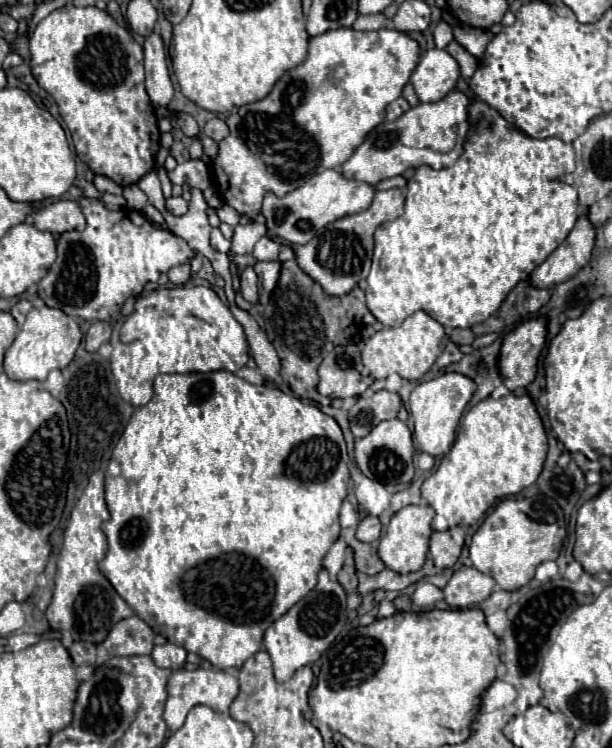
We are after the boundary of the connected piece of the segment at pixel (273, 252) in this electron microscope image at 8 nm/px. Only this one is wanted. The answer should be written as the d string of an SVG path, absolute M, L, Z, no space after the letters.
M262 237L256 245L254 245L254 257L256 261L276 261L278 259L278 253L280 253L280 243L278 241L272 241L270 237Z

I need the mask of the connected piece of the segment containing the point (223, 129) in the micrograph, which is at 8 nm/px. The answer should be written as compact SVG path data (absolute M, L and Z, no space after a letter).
M214 117L214 119L206 121L202 133L208 135L208 137L212 137L212 139L216 139L216 141L222 141L222 139L228 135L228 127L226 127L226 123L224 123L222 119Z

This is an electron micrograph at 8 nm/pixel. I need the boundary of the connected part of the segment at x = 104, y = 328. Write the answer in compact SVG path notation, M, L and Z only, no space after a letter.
M104 321L92 323L88 333L86 333L86 351L96 353L98 347L110 339L110 333L112 333L110 323L104 323Z

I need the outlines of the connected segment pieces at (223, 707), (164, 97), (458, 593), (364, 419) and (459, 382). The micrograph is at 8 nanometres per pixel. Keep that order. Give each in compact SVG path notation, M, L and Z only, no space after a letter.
M178 669L170 675L168 683L170 685L168 685L168 701L164 707L164 721L170 727L170 731L178 731L184 725L184 719L194 705L208 705L214 711L228 713L230 703L238 695L238 679L230 671L218 671L218 669L186 671L186 669Z
M152 31L144 39L144 67L146 67L146 91L152 99L152 105L168 105L174 89L166 67L164 41L158 31Z
M466 567L452 575L444 587L444 599L450 607L472 607L486 601L494 591L494 585L496 583L490 575L484 575L474 567Z
M378 391L368 397L358 397L356 405L348 411L352 435L356 439L366 437L366 433L370 433L370 429L374 429L378 421L396 417L400 407L402 407L400 395L390 391Z
M444 373L436 379L418 383L410 395L410 417L414 421L413 443L418 452L430 453L432 457L446 455L454 443L456 427L460 417L476 391L474 381L470 377L462 377L460 373Z

